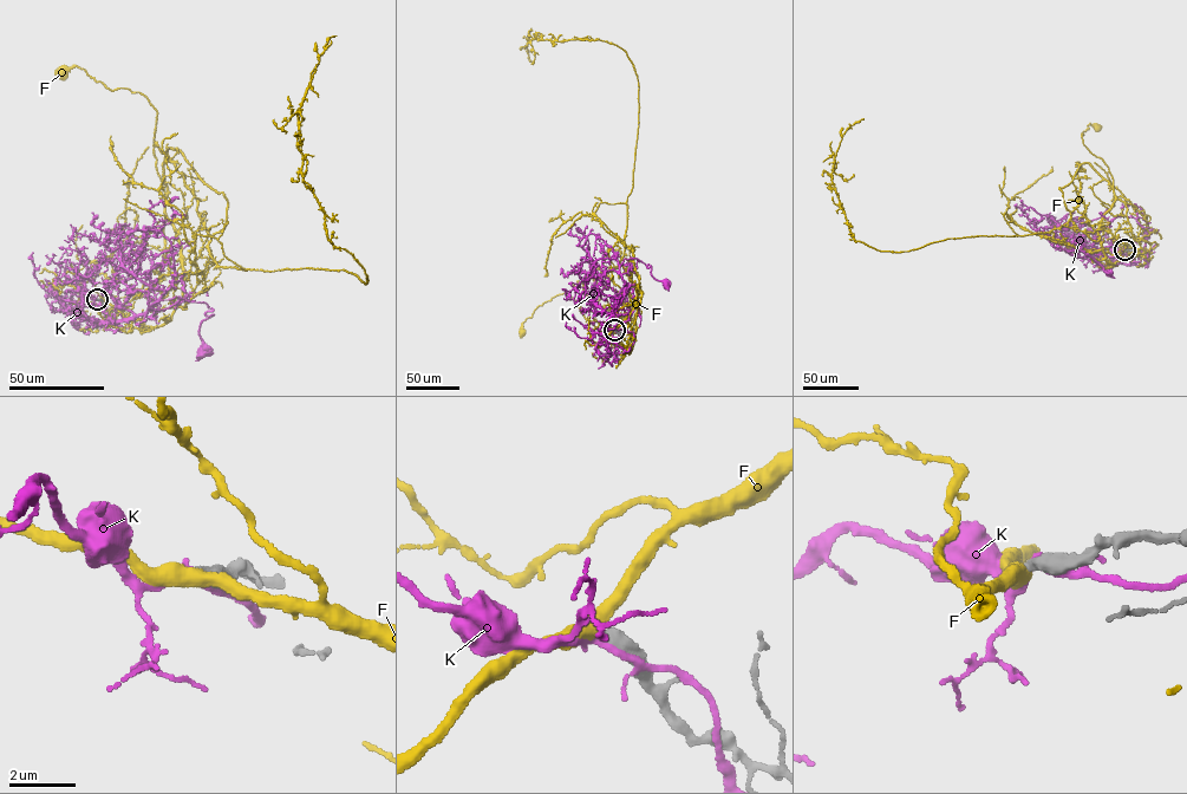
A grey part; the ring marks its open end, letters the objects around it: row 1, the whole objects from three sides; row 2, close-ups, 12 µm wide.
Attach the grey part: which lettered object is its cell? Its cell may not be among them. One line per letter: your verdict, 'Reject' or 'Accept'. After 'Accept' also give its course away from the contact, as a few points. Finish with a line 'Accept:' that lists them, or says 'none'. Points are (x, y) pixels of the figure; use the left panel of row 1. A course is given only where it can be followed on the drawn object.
F: Reject
K: Reject
Accept: none

